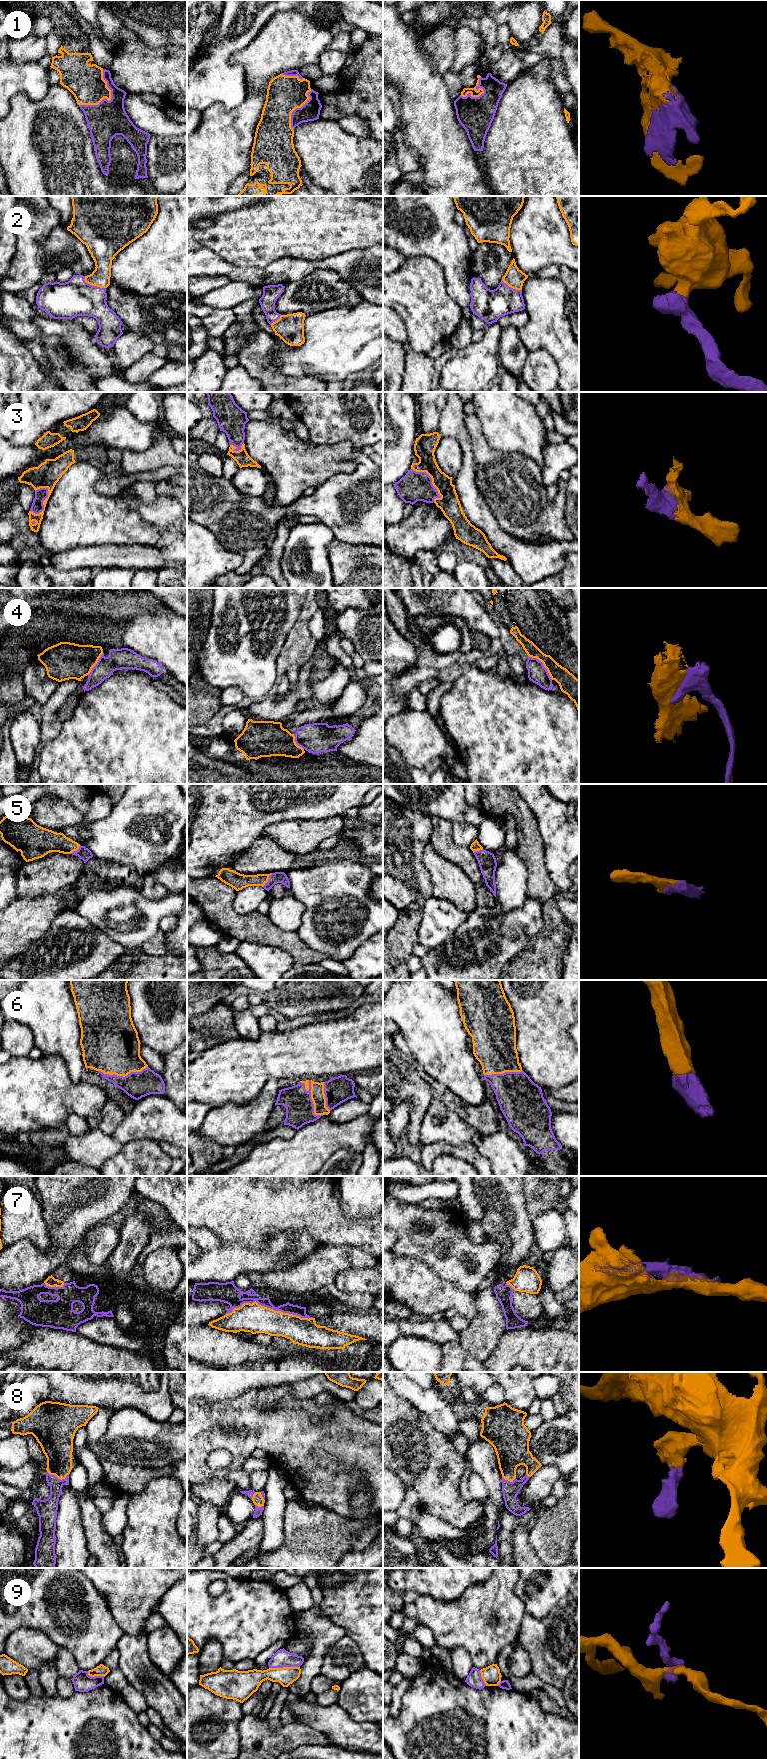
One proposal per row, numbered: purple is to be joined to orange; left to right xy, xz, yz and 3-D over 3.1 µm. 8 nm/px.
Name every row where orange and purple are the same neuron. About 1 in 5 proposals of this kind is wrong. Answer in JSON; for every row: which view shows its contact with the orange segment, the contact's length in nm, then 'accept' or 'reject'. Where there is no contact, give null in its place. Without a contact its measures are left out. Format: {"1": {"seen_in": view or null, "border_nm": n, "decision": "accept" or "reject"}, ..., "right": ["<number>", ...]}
{"1": {"seen_in": "xy", "border_nm": 360, "decision": "accept"}, "2": {"seen_in": "xy", "border_nm": 200, "decision": "accept"}, "3": {"seen_in": "yz", "border_nm": 340, "decision": "accept"}, "4": {"seen_in": "yz", "border_nm": 280, "decision": "reject"}, "5": {"seen_in": "xz", "border_nm": 140, "decision": "accept"}, "6": {"seen_in": "xz", "border_nm": 340, "decision": "accept"}, "7": {"seen_in": "xz", "border_nm": 700, "decision": "reject"}, "8": {"seen_in": "xy", "border_nm": 170, "decision": "accept"}, "9": {"seen_in": "xz", "border_nm": 240, "decision": "reject"}, "right": ["1", "2", "3", "5", "6", "8"]}

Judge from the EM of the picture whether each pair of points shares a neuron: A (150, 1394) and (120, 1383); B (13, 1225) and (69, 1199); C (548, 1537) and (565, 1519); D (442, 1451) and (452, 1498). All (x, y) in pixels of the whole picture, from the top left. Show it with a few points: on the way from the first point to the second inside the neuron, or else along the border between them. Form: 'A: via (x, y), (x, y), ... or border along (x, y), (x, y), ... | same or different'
A: via (143, 1387), (139, 1383), (127, 1383) | same
B: border along (40, 1203), (47, 1235) | different
C: via (552, 1533), (562, 1523) | same
D: via (449, 1463), (452, 1468), (452, 1486) | same

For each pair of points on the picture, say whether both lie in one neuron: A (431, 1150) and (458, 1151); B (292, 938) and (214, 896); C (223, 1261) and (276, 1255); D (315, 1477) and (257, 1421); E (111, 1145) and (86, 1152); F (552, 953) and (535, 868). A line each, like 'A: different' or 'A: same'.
A: same
B: same
C: same
D: same
E: same
F: different

